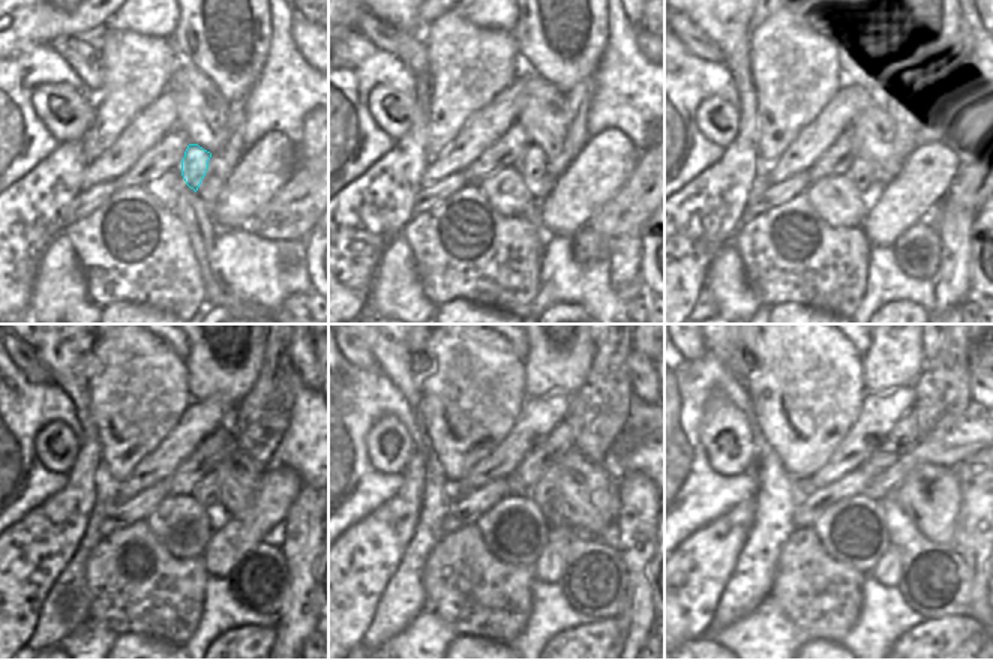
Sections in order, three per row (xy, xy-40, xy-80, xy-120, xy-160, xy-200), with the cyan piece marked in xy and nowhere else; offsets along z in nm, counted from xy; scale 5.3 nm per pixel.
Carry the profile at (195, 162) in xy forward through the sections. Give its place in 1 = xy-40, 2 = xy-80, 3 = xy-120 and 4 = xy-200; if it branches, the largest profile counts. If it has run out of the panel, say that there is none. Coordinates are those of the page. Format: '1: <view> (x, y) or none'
1: xy-40 (533, 165)
2: xy-80 (870, 161)
3: xy-120 (206, 491)
4: xy-200 (959, 444)

